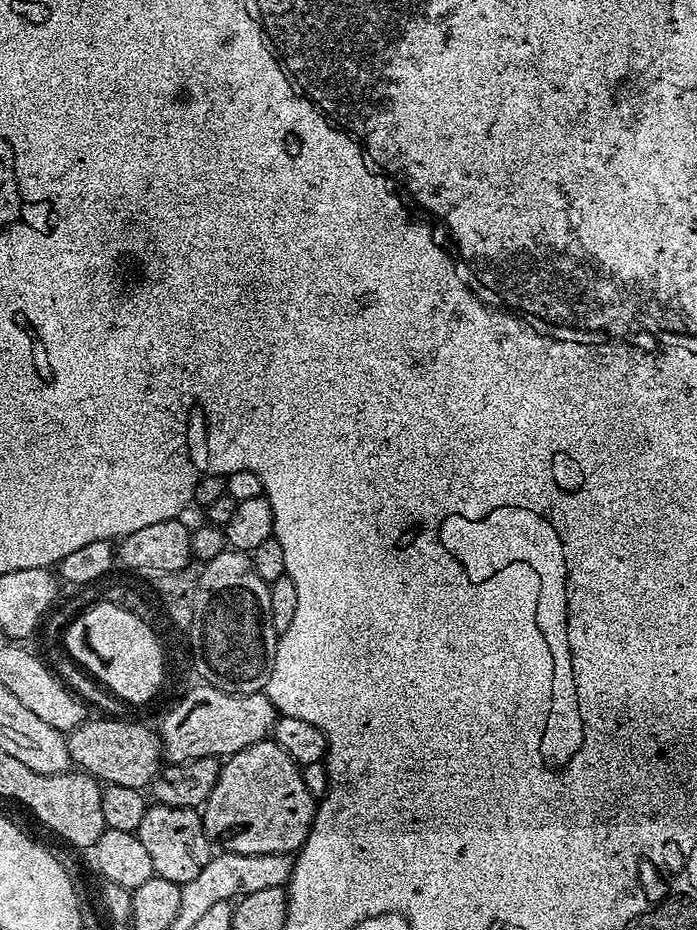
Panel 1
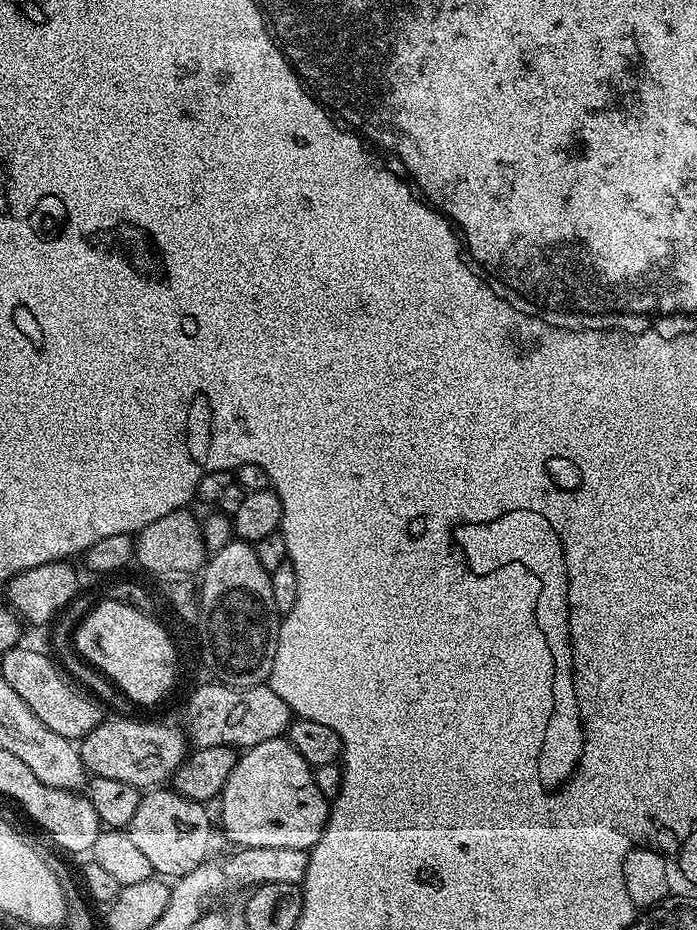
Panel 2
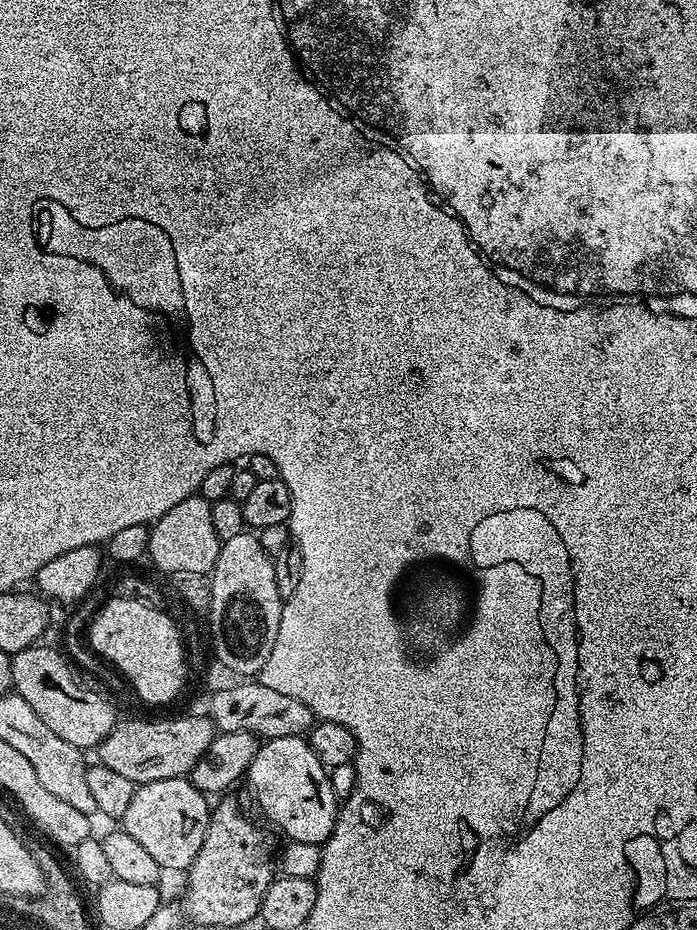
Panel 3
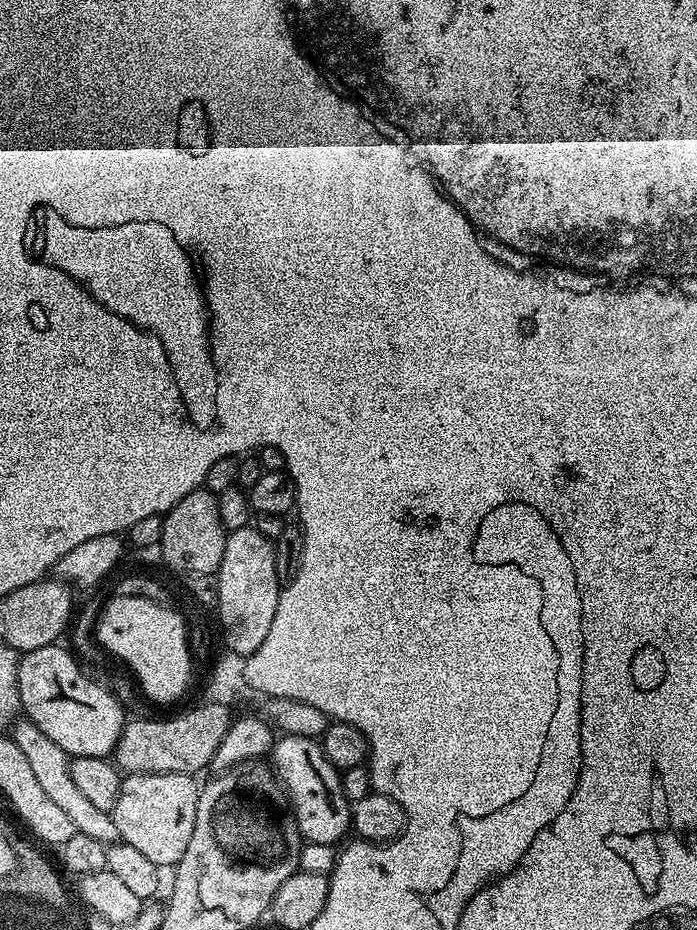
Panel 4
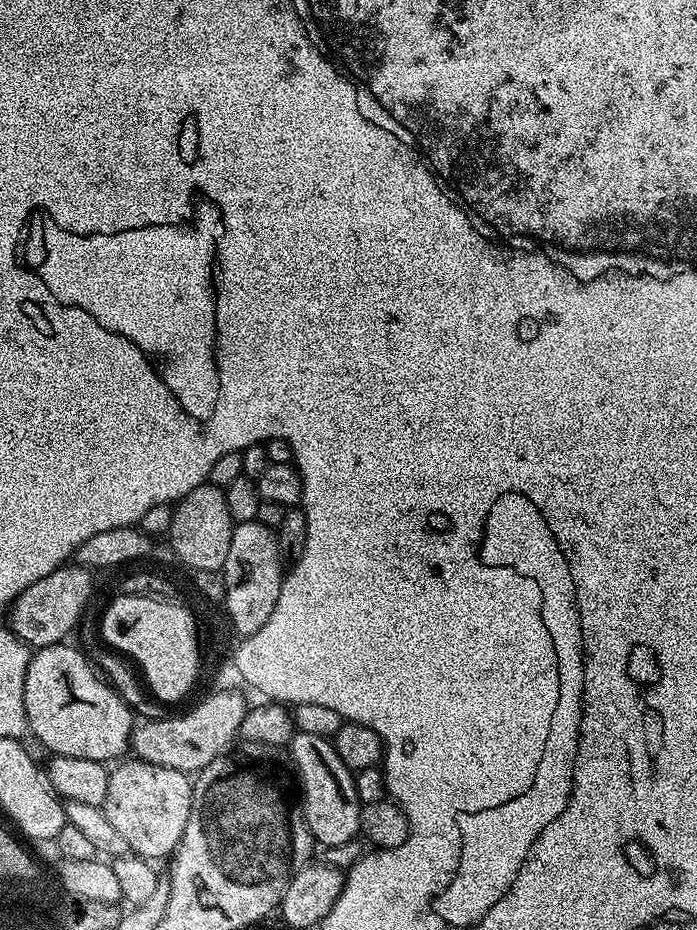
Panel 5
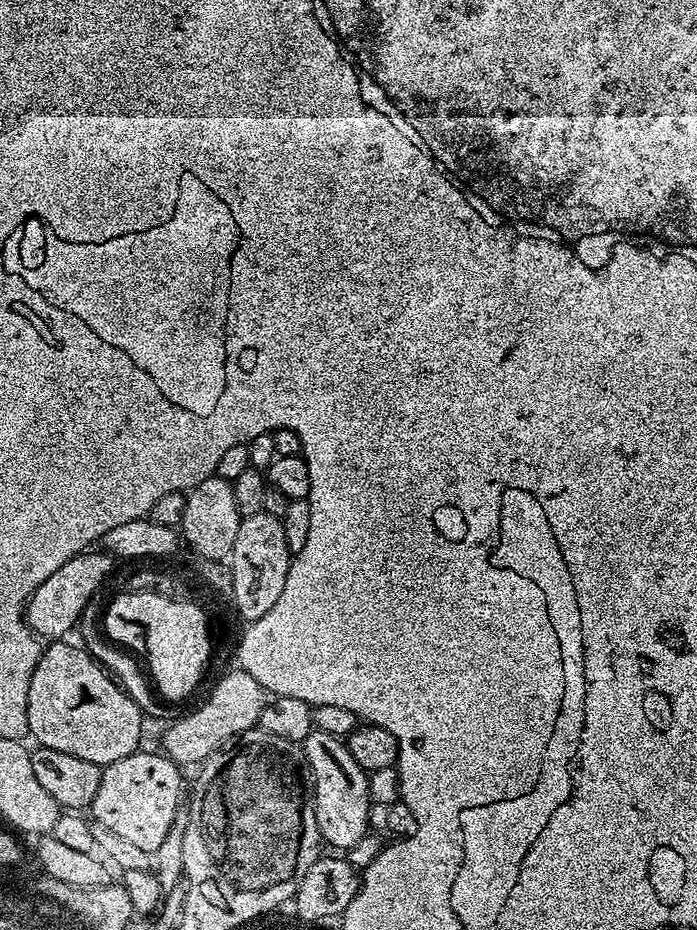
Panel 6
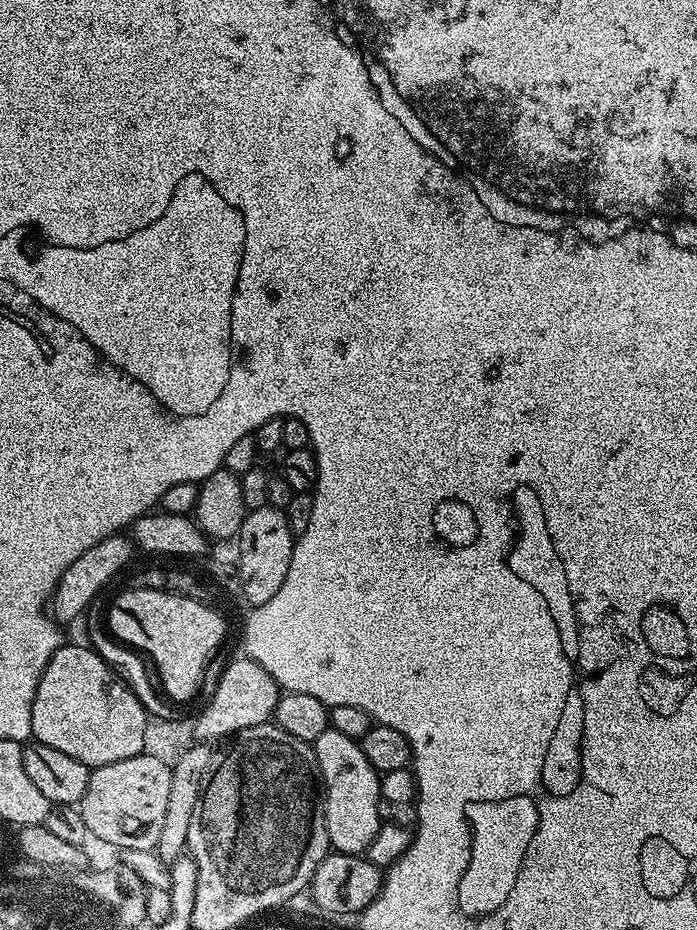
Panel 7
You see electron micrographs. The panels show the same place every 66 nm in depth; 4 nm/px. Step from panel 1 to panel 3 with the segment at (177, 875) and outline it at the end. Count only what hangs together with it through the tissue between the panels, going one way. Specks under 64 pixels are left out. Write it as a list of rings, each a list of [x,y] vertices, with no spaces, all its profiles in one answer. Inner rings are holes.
[[[188,776],[162,778],[158,782],[138,784],[122,817],[122,831],[130,834],[130,838],[134,838],[139,845],[143,846],[154,857],[154,862],[160,864],[161,869],[173,868],[174,871],[183,873],[194,862],[202,844],[202,838],[205,837],[210,815],[208,800],[209,797],[193,786]]]

